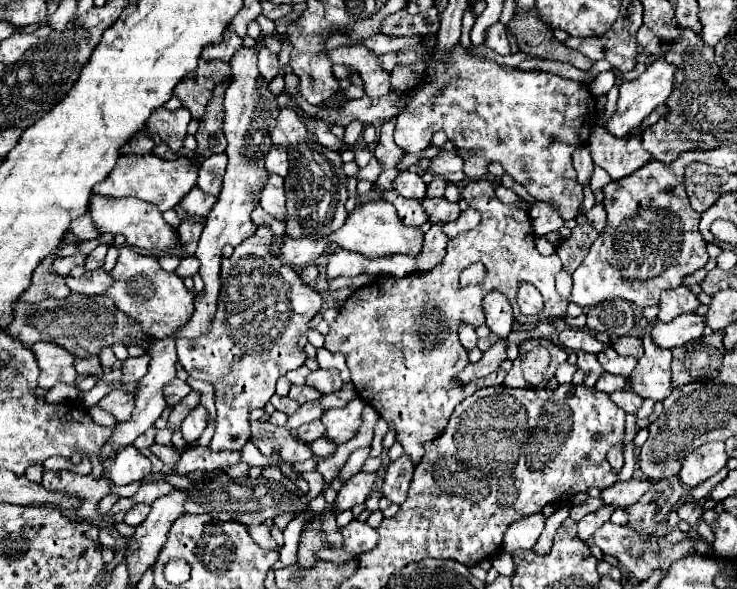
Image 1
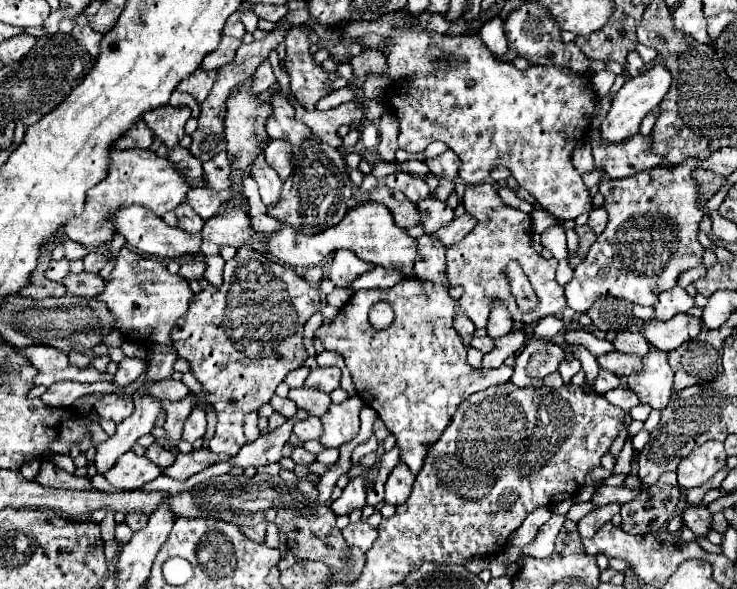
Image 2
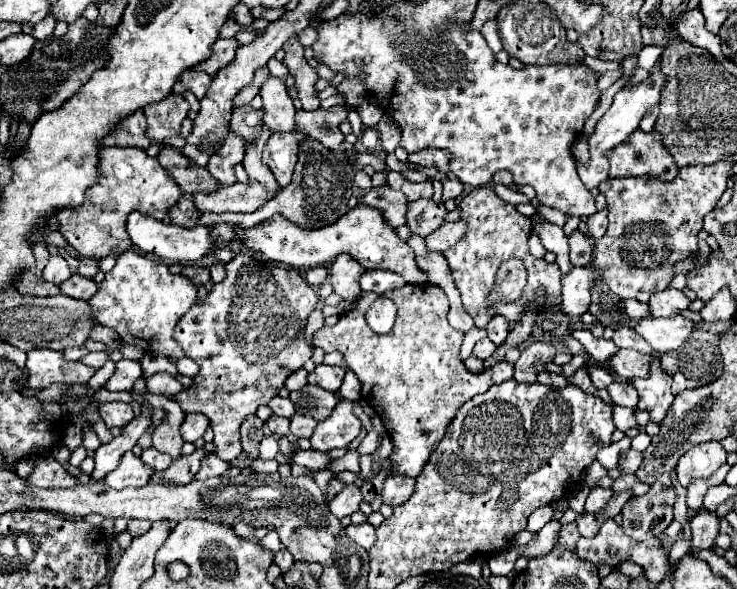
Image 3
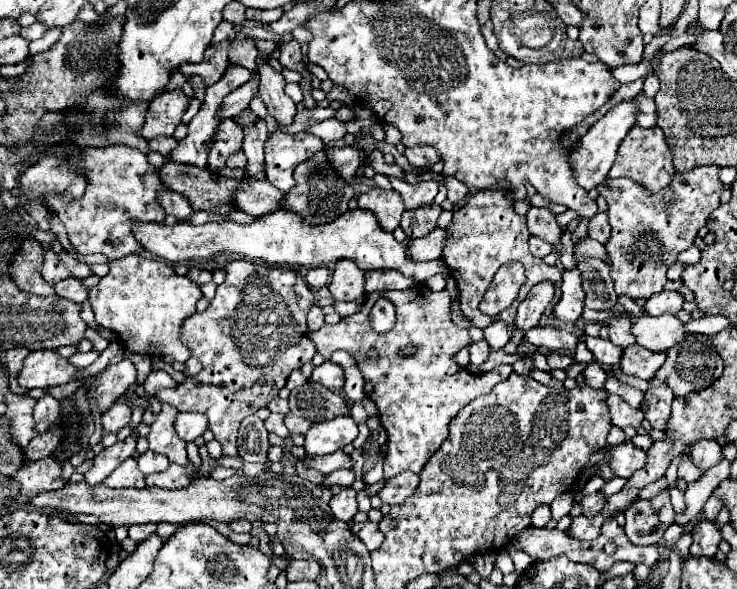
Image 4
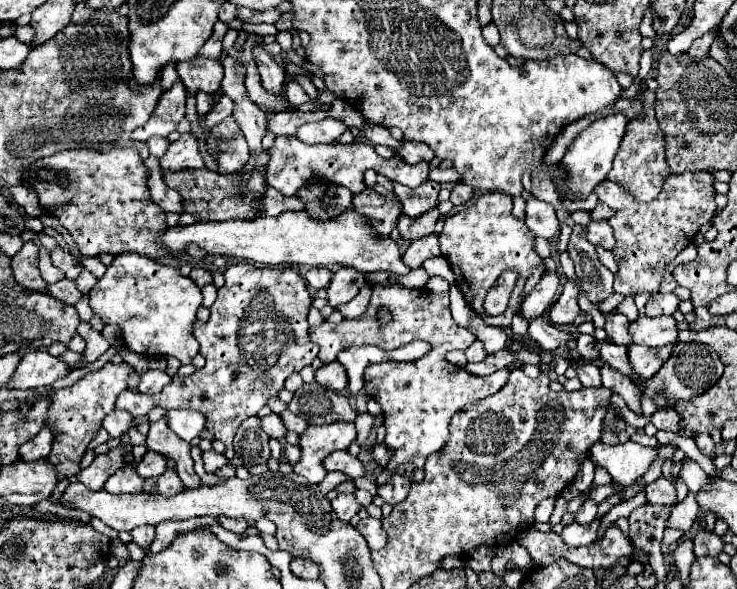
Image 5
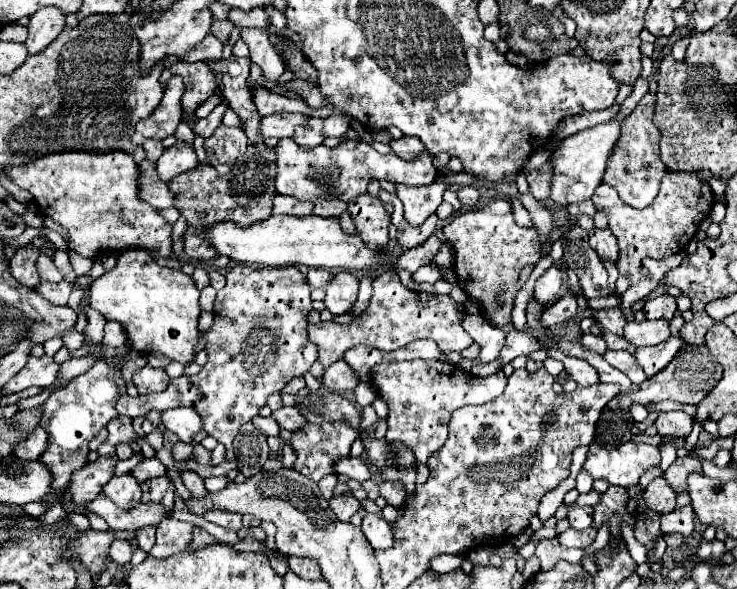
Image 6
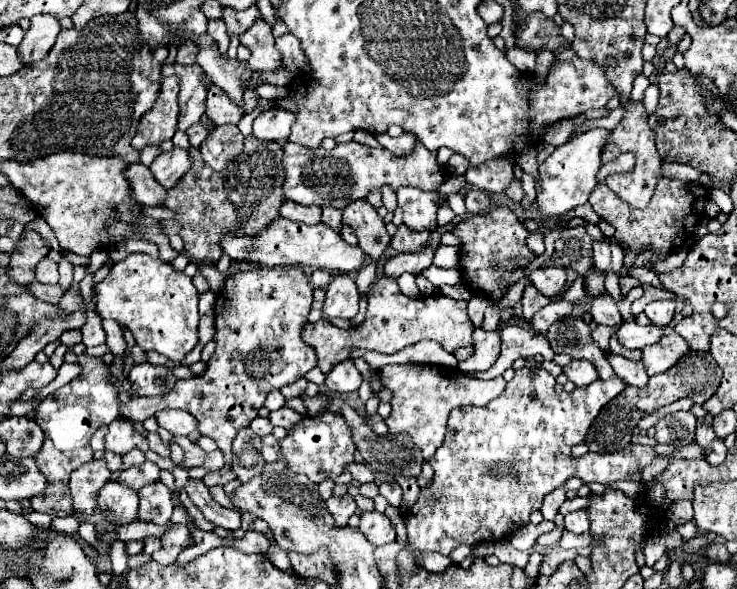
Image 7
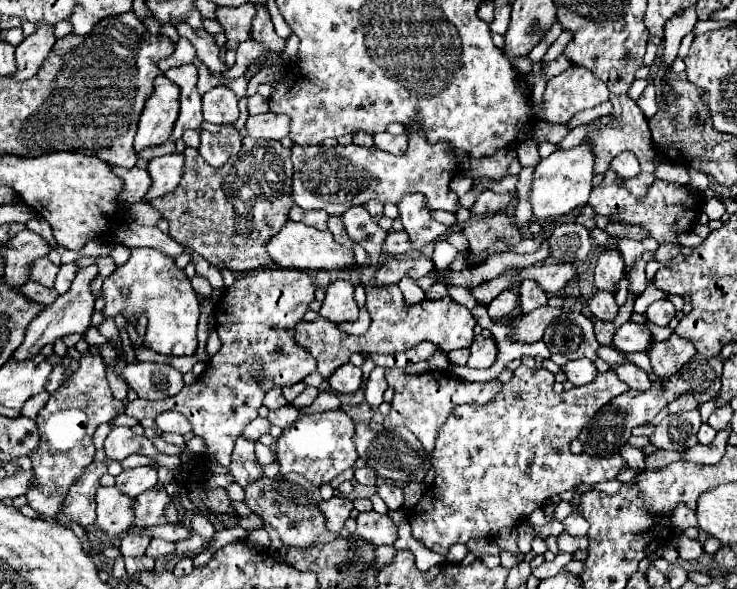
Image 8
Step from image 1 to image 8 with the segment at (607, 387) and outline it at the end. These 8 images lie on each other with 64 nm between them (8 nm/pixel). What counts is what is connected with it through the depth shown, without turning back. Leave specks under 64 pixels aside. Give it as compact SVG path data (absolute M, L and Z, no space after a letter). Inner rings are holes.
M580 358L580 360L572 360L568 364L564 364L564 374L566 378L574 384L574 386L584 386L588 382L592 382L598 374L596 370L596 364L588 358Z

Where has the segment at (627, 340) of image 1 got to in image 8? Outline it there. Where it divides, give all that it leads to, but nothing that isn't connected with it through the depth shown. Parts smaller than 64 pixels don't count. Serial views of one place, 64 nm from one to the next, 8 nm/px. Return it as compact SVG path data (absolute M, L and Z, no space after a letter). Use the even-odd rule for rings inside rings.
M598 290L588 300L588 308L592 310L592 314L598 320L614 320L616 318L616 312L618 312L618 306L614 302L614 296L610 292L604 292L604 290Z

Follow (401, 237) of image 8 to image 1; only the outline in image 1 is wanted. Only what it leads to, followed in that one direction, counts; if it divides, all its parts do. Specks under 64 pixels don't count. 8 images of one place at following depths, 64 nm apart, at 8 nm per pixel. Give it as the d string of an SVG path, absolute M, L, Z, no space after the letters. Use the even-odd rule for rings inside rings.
M424 198L422 206L428 214L428 222L430 224L444 224L444 222L452 222L458 218L460 208L454 202L448 202L446 198Z

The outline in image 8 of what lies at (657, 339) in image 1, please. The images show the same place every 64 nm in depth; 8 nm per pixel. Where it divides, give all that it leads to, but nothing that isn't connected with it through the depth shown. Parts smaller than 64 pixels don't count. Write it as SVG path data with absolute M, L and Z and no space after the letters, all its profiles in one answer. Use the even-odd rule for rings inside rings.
M626 322L620 328L616 328L612 344L622 352L642 352L652 344L652 334L644 324Z

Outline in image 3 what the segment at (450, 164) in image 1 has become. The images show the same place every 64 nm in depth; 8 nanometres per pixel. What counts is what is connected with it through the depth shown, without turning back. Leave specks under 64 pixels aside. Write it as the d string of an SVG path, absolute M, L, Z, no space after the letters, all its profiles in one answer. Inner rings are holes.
M426 148L426 150L420 150L420 152L412 152L408 154L408 162L410 164L416 164L416 166L436 166L440 172L448 174L448 152L442 152L438 148Z

